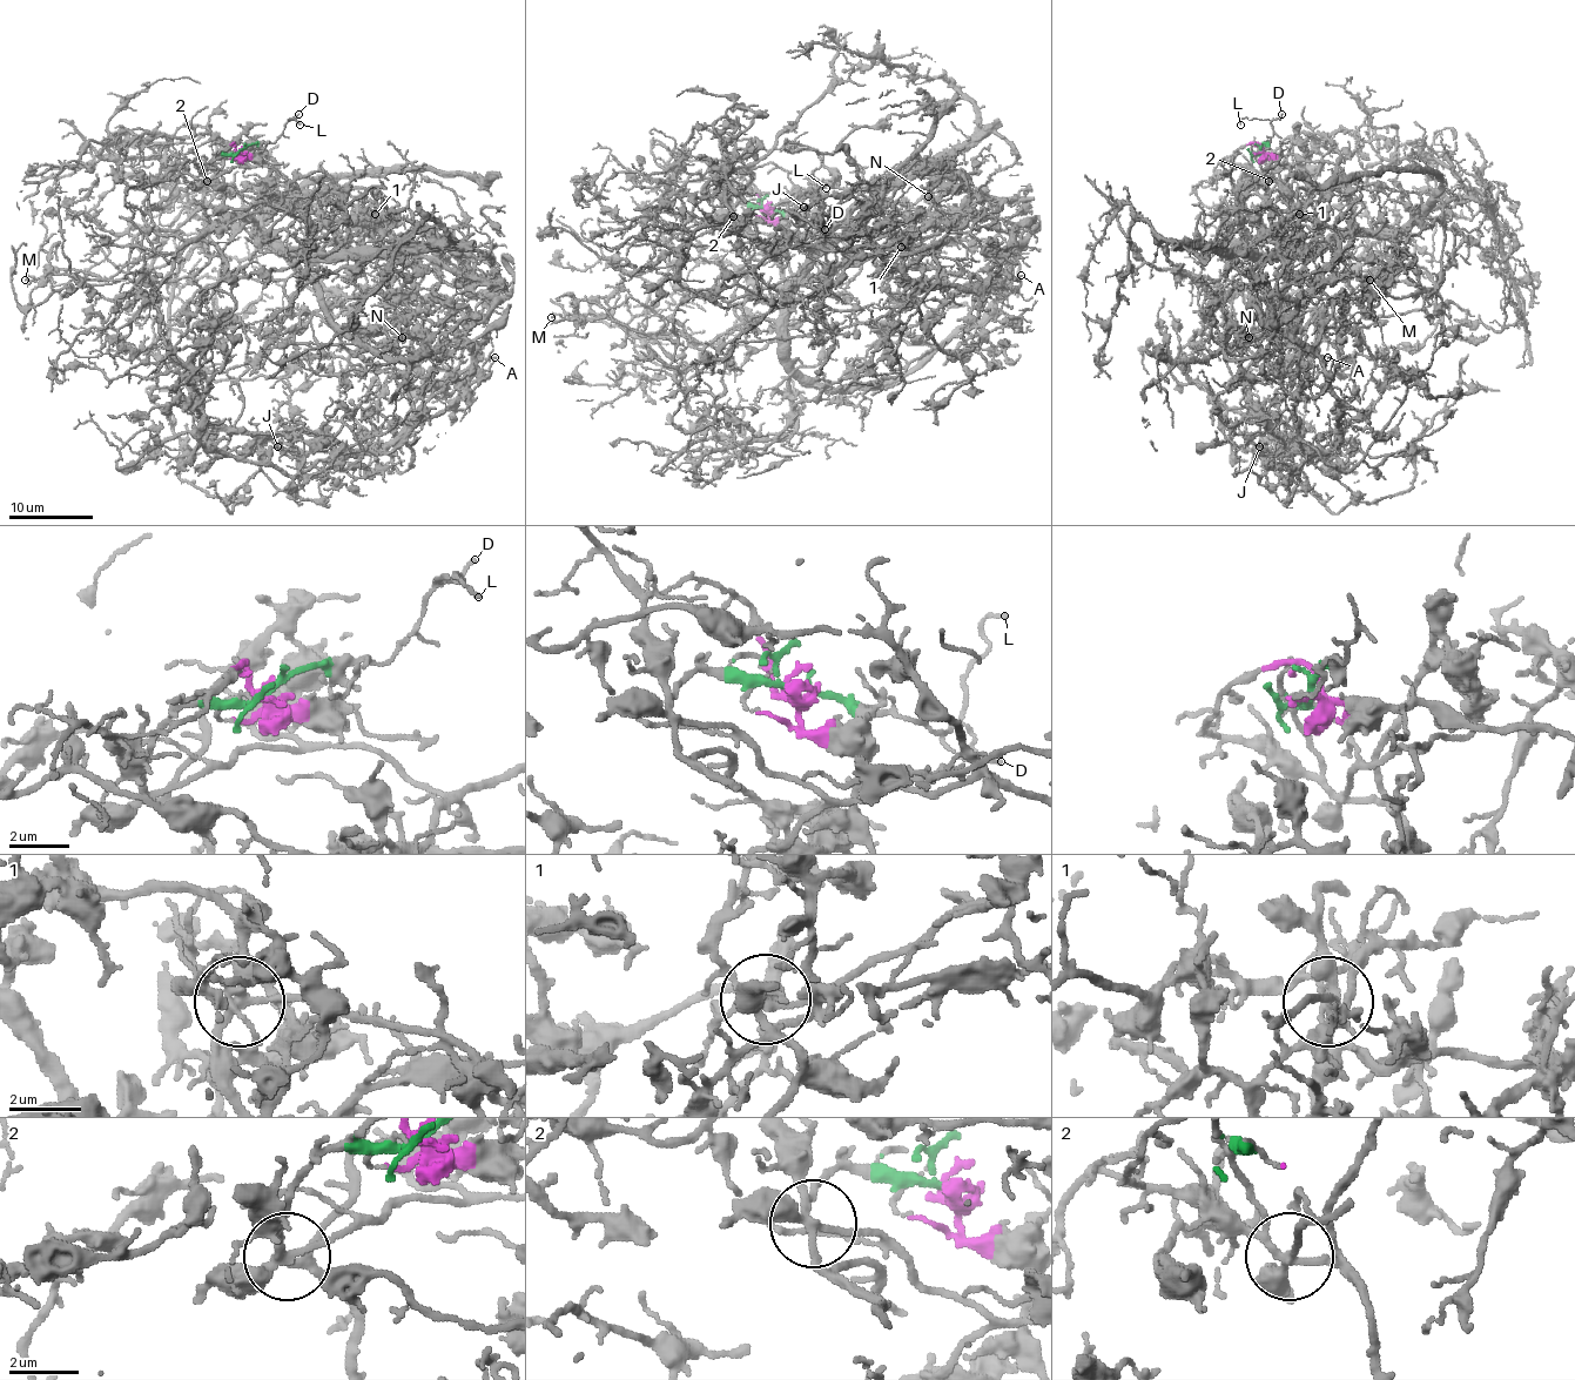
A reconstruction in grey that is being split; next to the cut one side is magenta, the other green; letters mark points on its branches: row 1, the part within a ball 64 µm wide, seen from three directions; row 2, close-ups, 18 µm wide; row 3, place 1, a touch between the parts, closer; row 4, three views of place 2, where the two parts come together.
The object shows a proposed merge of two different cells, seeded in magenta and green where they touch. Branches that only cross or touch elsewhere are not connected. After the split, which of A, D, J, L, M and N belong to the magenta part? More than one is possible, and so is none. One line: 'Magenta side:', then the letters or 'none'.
Magenta side: A, J, N

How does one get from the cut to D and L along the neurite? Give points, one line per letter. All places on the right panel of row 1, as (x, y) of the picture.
D: (1261, 149), (1272, 135), (1270, 122), (1280, 114)
L: (1261, 149), (1264, 143), (1269, 143), (1272, 125), (1256, 119), (1243, 119), (1240, 125)

